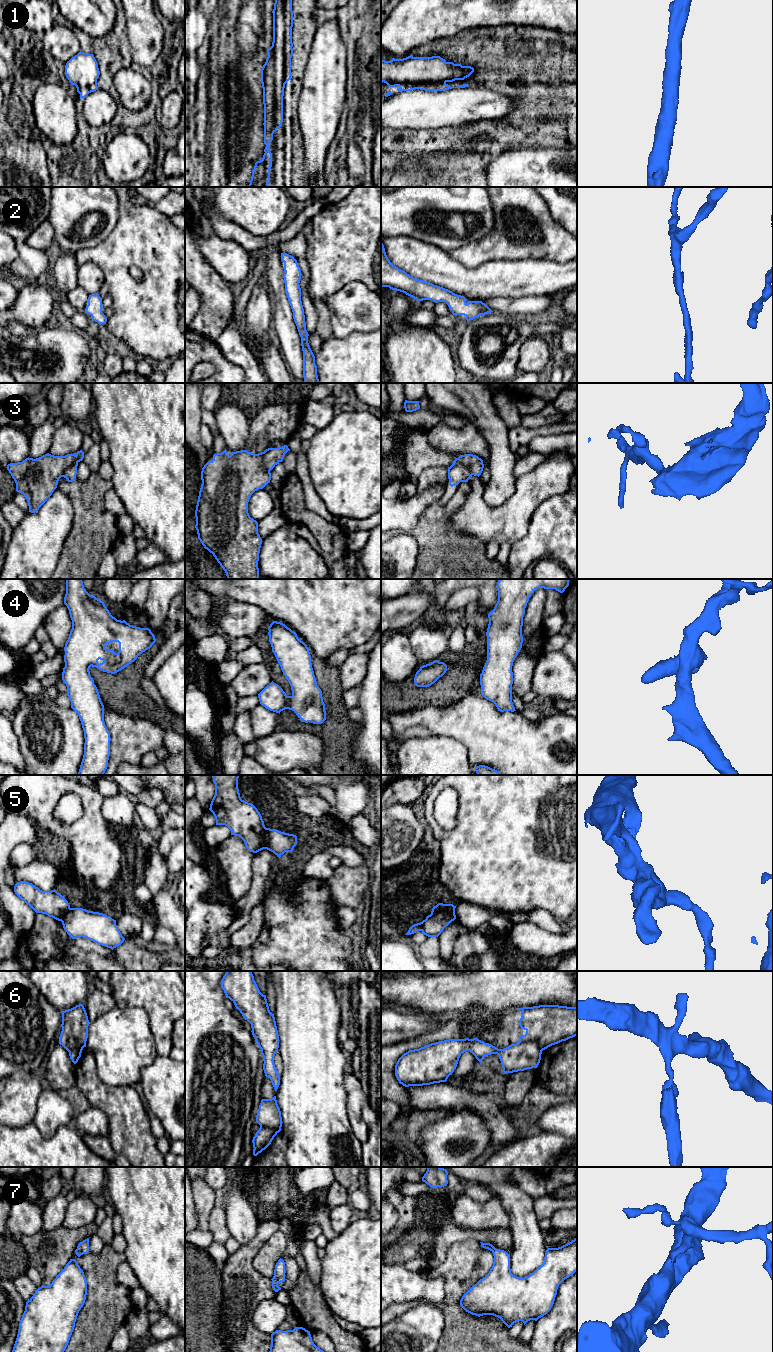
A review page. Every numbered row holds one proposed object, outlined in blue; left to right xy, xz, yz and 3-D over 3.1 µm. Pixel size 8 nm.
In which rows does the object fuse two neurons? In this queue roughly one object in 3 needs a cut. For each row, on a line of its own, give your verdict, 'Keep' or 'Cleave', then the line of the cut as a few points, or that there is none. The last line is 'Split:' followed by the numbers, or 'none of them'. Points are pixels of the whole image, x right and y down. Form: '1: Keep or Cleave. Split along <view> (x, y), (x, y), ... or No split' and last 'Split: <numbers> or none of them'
1: Keep. No split
2: Keep. No split
3: Cleave. Split along xz (262, 452), (262, 465), (269, 471)
4: Keep. No split
5: Cleave. Split along yz (454, 912), (437, 910), (431, 914)
6: Cleave. Split along yz (519, 1041), (533, 1041), (541, 1051)
7: Keep. No split
Split: 3, 5, 6

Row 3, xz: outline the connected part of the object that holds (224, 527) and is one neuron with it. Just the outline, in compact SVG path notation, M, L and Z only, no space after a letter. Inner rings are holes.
M226 449L213 455L213 460L207 462L201 471L201 488L195 510L198 539L205 549L213 554L223 568L228 579L258 579L259 553L262 539L258 533L258 522L248 513L248 502L251 495L263 489L271 480L270 471L262 465L263 452L255 454L247 450L232 452L229 456Z

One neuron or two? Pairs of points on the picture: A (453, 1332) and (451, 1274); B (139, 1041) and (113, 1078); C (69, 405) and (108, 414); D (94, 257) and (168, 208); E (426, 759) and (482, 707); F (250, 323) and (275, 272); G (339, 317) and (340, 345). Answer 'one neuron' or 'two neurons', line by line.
A: one neuron
B: one neuron
C: two neurons
D: two neurons
E: two neurons
F: two neurons
G: two neurons

